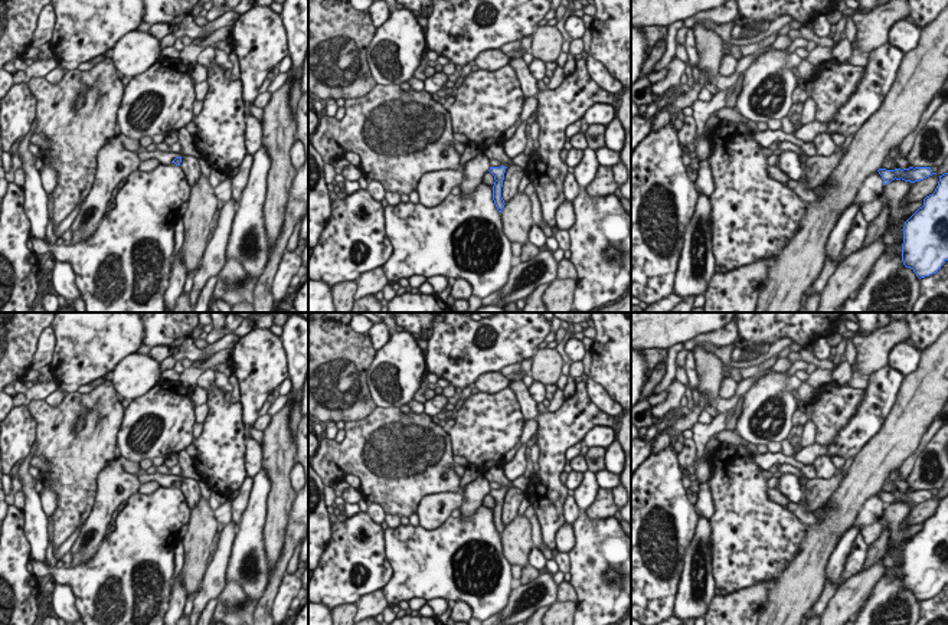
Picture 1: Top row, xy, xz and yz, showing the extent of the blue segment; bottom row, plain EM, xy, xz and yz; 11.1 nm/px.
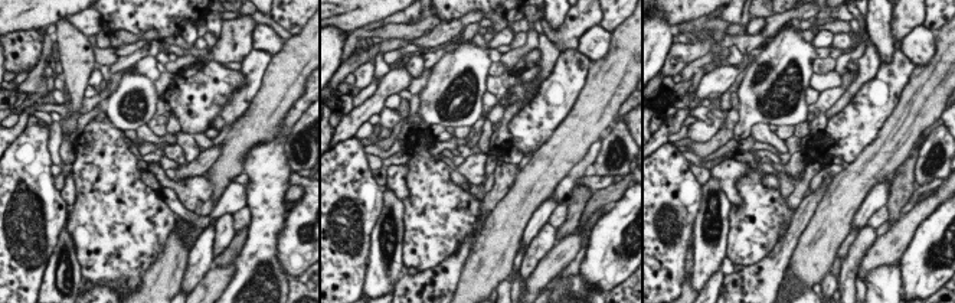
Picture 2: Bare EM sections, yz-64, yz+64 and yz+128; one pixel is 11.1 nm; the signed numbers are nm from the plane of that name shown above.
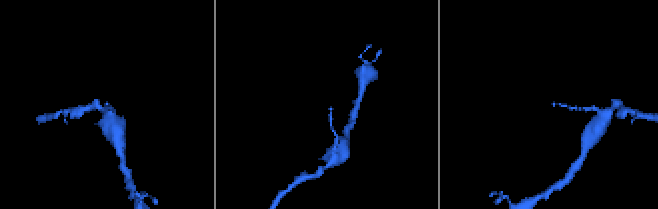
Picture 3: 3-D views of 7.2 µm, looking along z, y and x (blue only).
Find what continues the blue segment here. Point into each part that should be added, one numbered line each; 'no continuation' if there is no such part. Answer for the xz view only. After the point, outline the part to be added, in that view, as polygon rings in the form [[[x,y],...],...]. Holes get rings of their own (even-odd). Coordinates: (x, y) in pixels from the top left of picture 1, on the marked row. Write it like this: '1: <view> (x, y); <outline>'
1: xz (496, 151); [[[491,144],[486,154],[490,160],[498,160],[501,166],[509,167],[513,166],[511,160],[506,156],[501,144]]]

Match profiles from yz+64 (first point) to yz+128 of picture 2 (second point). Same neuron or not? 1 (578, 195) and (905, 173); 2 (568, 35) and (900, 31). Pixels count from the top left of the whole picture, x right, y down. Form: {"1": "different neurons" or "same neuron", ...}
{"1": "same neuron", "2": "same neuron"}

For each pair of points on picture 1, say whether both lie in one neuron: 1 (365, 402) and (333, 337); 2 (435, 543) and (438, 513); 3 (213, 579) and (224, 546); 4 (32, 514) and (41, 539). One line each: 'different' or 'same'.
1: same
2: different
3: same
4: same

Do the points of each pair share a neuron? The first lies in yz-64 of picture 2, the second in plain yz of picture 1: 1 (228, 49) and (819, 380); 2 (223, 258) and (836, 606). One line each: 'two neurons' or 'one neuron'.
1: two neurons
2: two neurons

